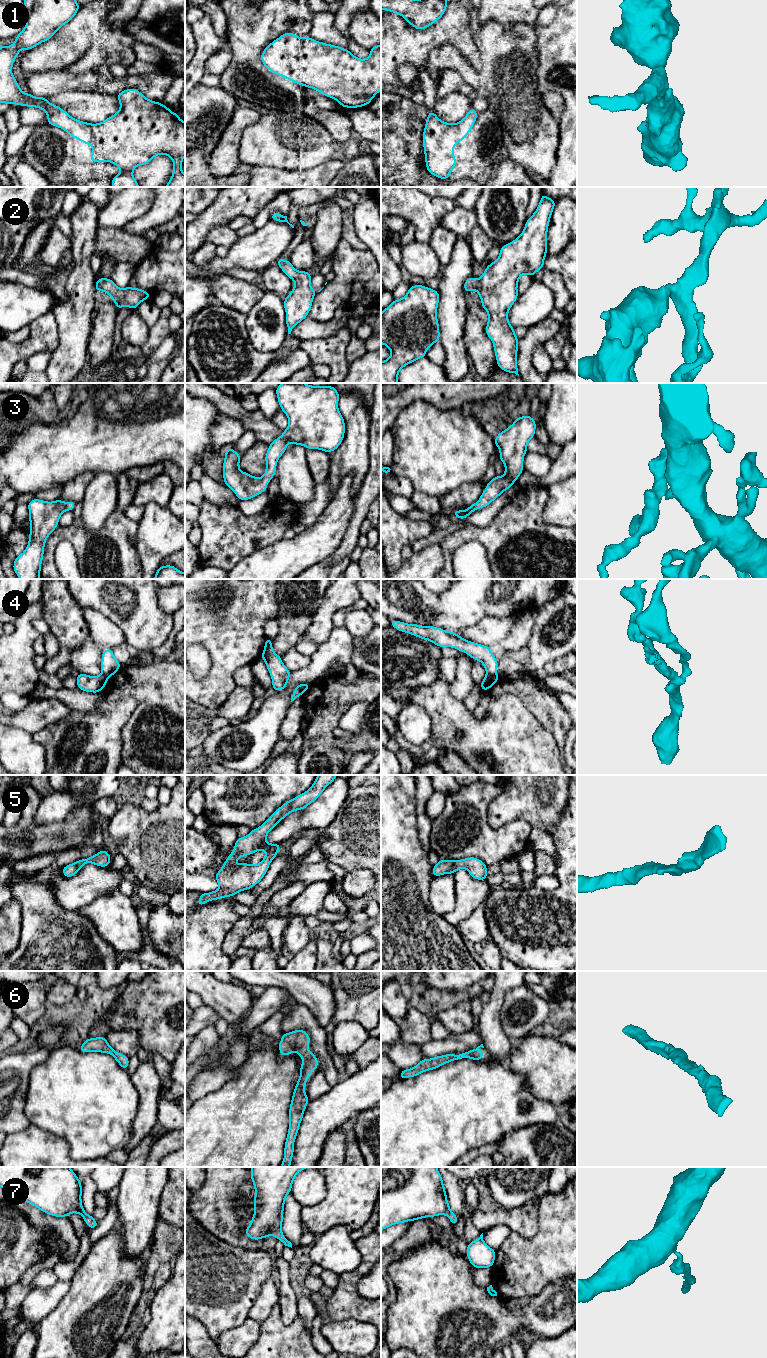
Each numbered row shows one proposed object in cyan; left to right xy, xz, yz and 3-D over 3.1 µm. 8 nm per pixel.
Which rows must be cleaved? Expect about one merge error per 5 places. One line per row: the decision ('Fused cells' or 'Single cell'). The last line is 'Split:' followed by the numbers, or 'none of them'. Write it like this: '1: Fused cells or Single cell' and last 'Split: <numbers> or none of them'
1: Single cell
2: Single cell
3: Single cell
4: Fused cells
5: Single cell
6: Single cell
7: Single cell
Split: 4

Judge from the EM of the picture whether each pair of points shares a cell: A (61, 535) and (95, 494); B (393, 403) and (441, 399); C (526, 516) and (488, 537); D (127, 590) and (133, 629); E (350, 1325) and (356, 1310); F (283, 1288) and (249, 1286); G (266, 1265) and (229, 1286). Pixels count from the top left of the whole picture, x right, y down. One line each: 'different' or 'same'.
A: different
B: same
C: same
D: same
E: different
F: different
G: same

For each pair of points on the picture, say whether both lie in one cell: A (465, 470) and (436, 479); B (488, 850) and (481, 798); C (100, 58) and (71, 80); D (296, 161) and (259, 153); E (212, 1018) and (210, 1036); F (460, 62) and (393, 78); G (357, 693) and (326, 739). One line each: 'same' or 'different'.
A: same
B: same
C: different
D: same
E: different
F: different
G: same

